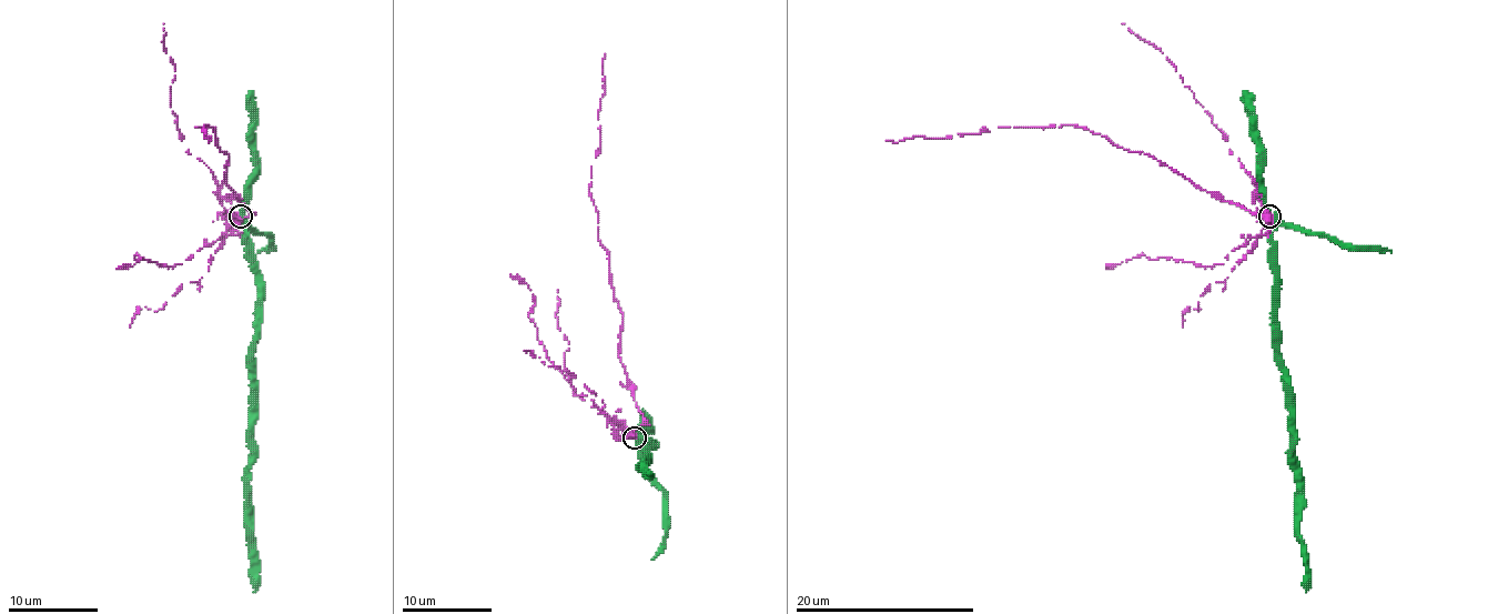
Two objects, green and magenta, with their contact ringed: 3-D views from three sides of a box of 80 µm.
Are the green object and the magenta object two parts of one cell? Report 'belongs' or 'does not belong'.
does not belong

